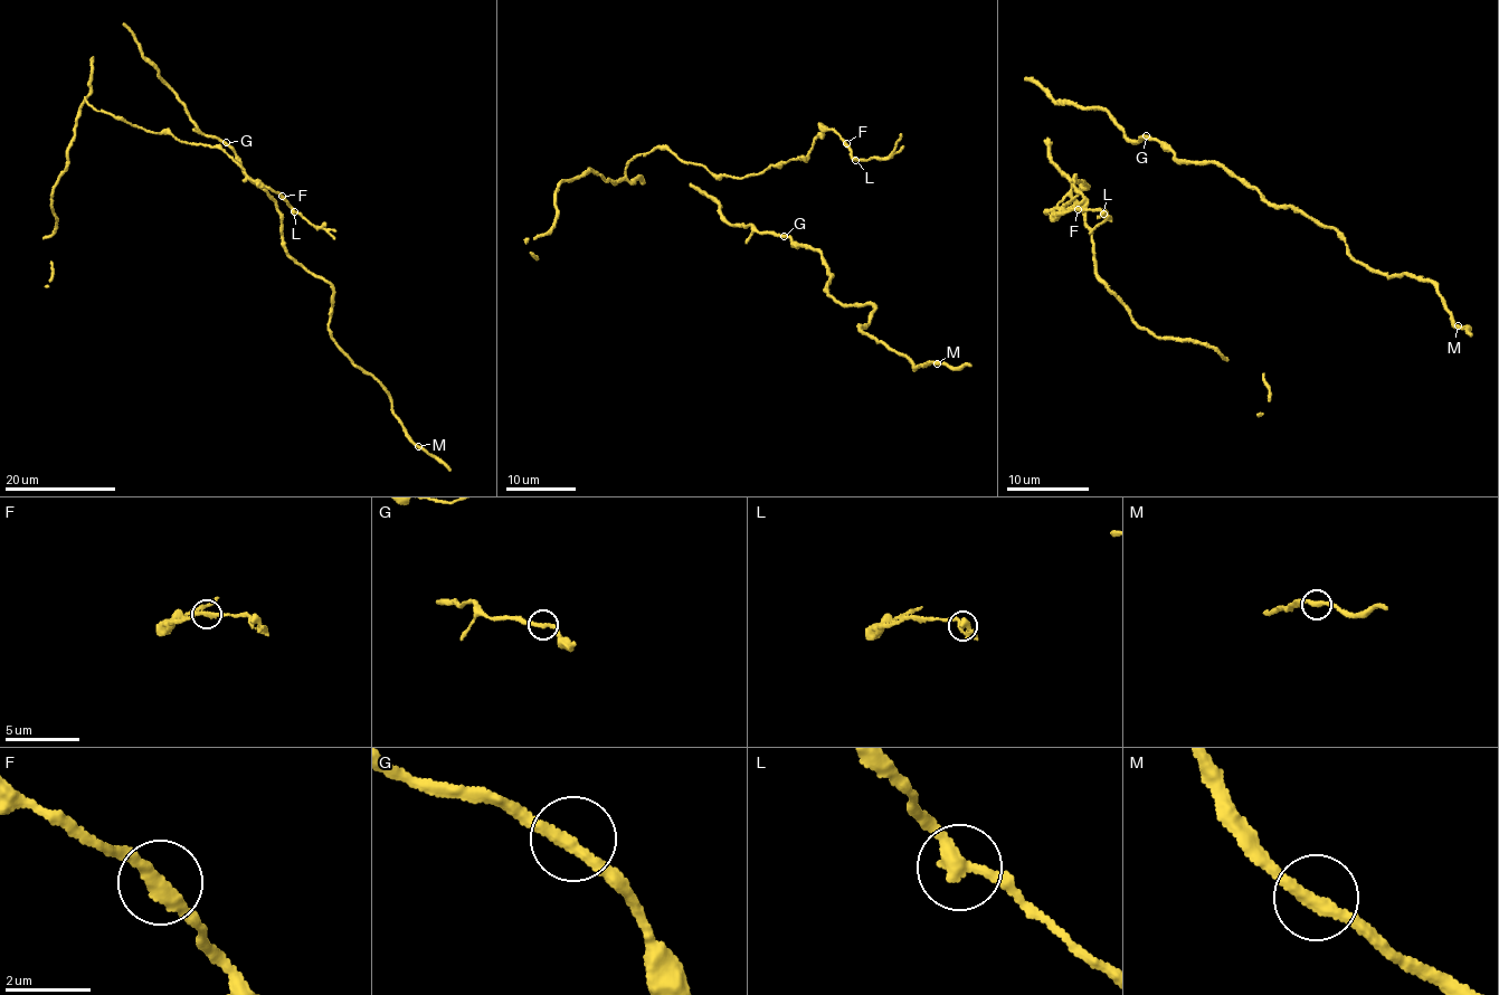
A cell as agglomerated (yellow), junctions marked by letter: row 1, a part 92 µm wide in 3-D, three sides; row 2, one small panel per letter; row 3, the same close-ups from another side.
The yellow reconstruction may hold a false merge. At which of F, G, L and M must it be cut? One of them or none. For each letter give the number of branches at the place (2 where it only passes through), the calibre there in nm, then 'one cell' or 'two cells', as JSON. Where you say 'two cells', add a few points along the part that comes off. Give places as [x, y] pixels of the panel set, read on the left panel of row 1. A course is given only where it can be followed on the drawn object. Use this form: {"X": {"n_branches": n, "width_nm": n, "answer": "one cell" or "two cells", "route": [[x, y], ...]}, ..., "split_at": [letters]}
{"F": {"n_branches": 2, "width_nm": 280, "answer": "one cell"}, "G": {"n_branches": 2, "width_nm": 280, "answer": "one cell"}, "L": {"n_branches": 2, "width_nm": 300, "answer": "two cells", "route": [[293, 211], [324, 229], [334, 238]]}, "M": {"n_branches": 2, "width_nm": 300, "answer": "one cell"}, "split_at": ["L"]}

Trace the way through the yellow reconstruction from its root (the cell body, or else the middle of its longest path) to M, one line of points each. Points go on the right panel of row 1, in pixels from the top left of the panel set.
M: (1148, 139), (1179, 160), (1218, 163), (1272, 205), (1330, 226), (1358, 262), (1426, 281), (1458, 325)

